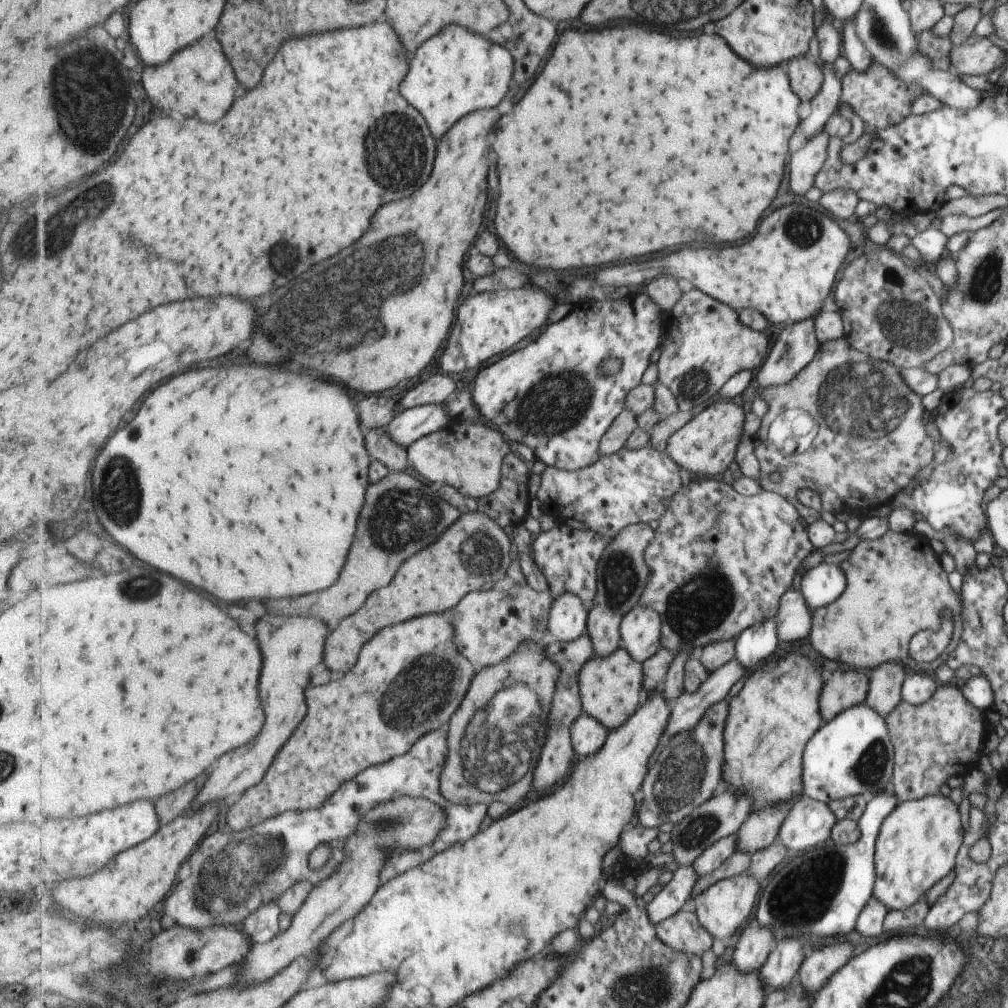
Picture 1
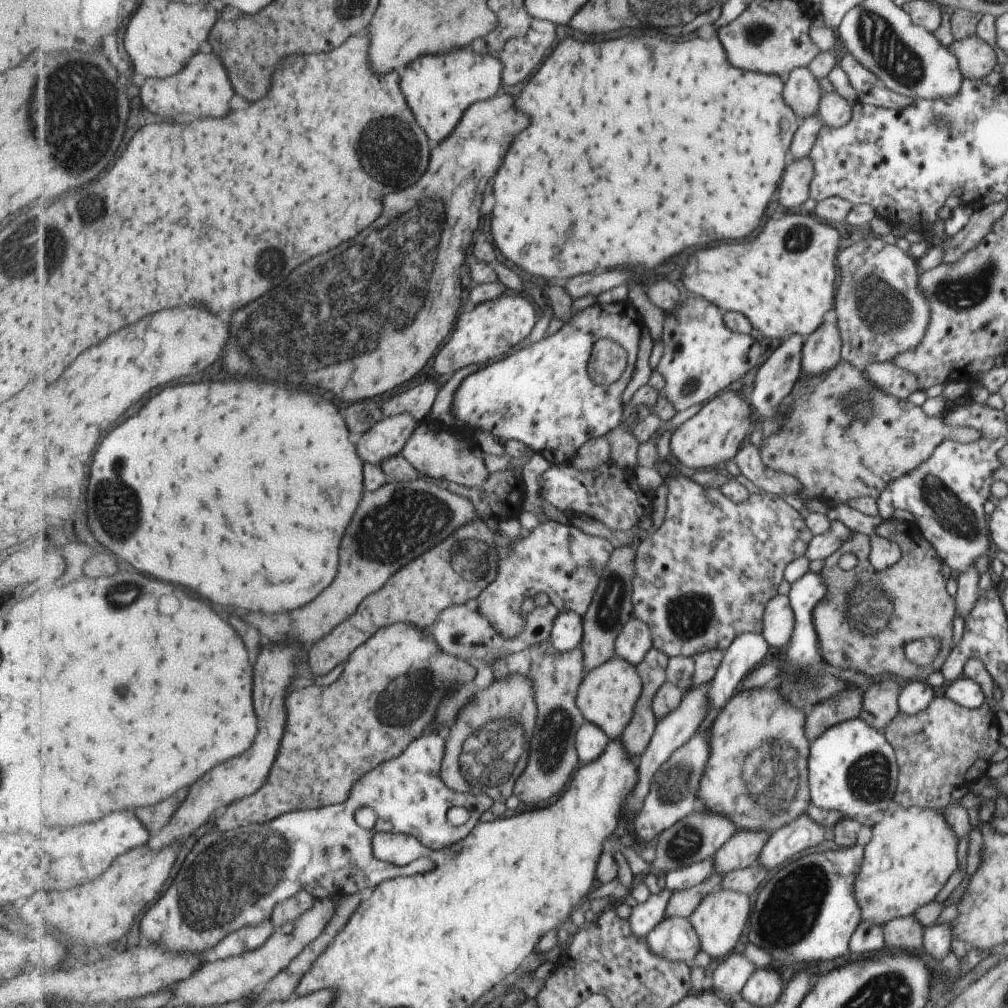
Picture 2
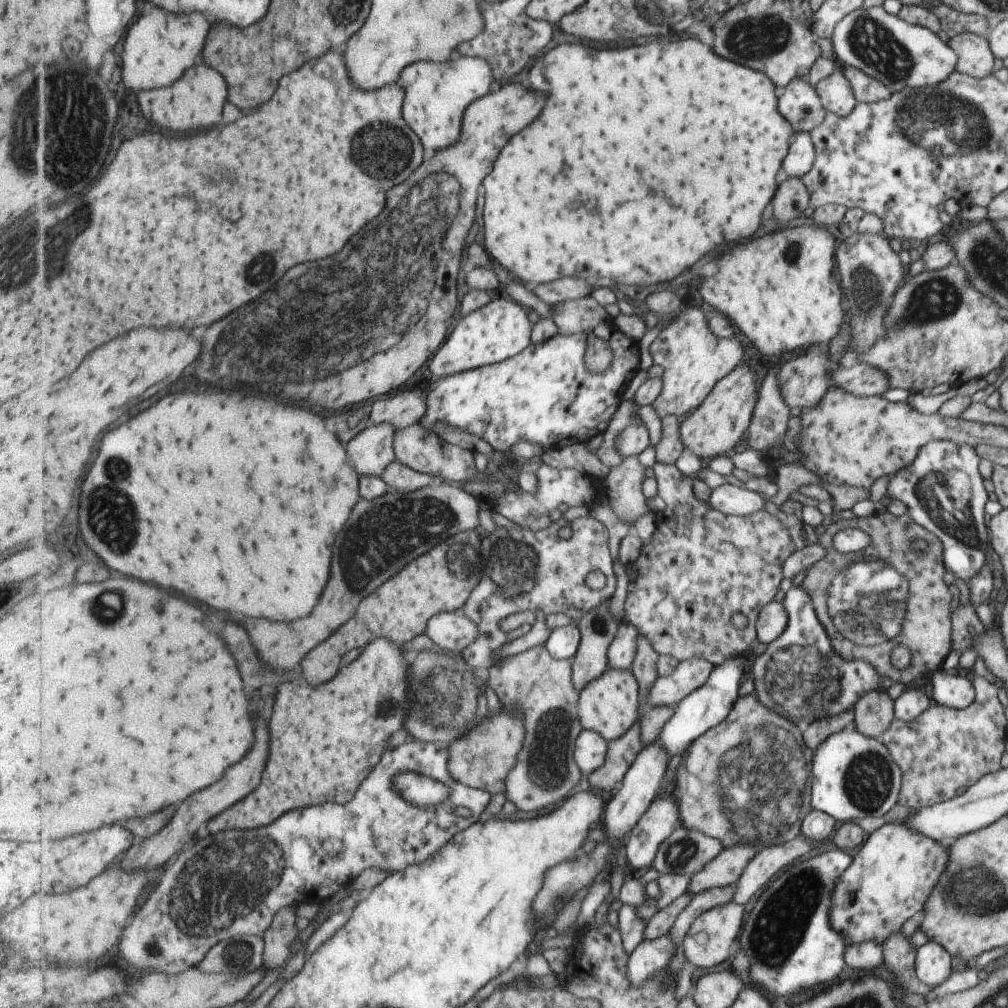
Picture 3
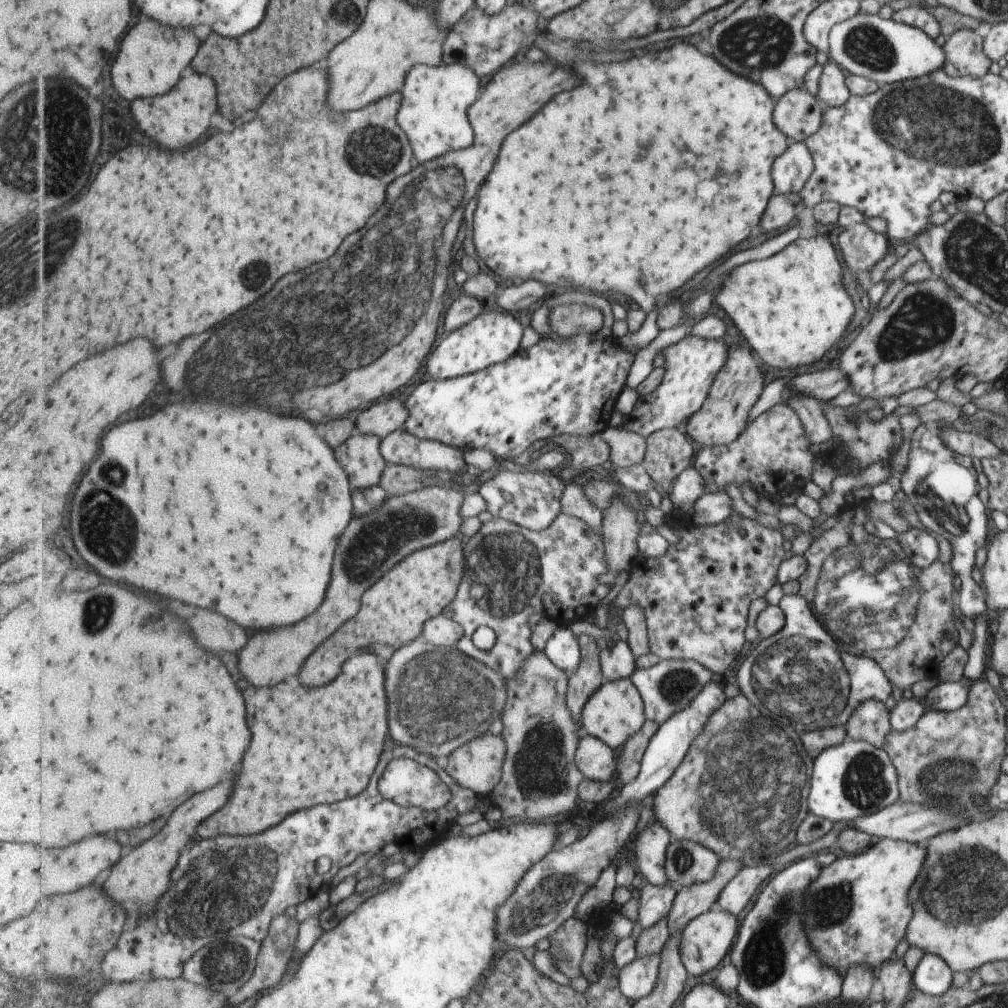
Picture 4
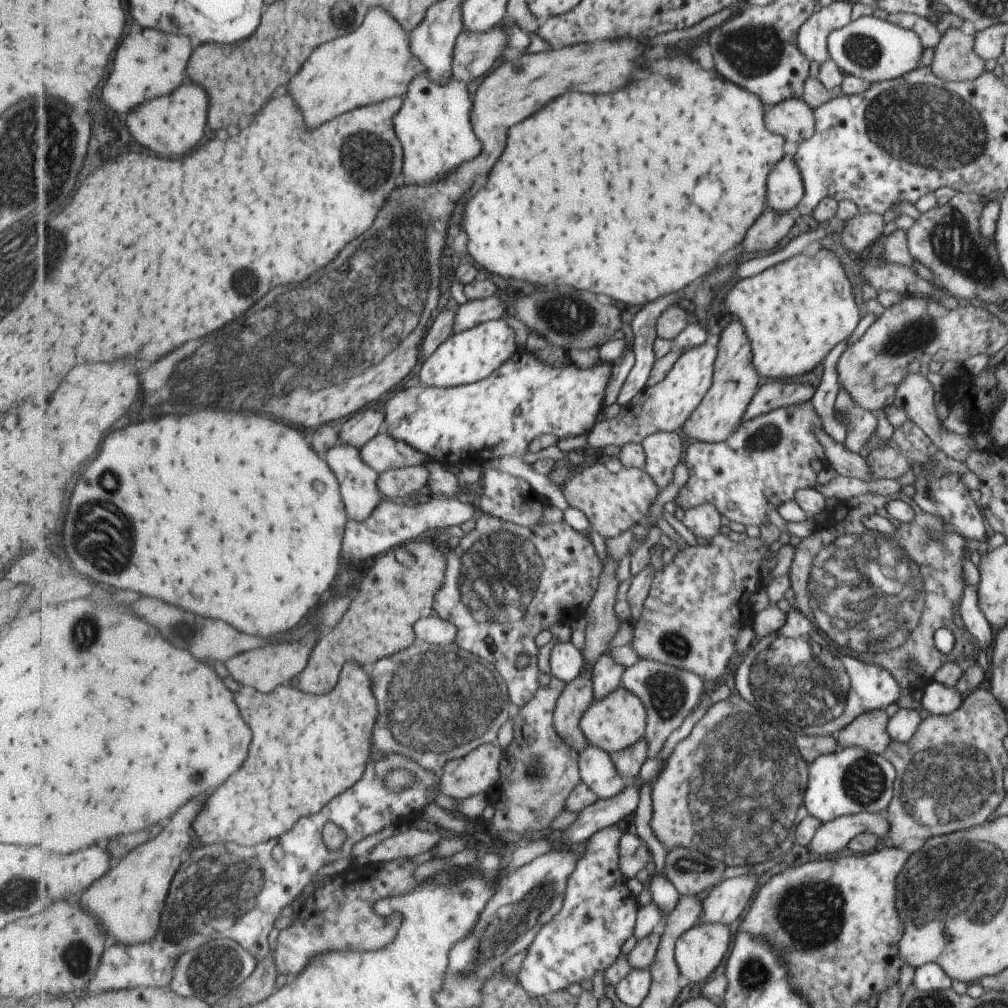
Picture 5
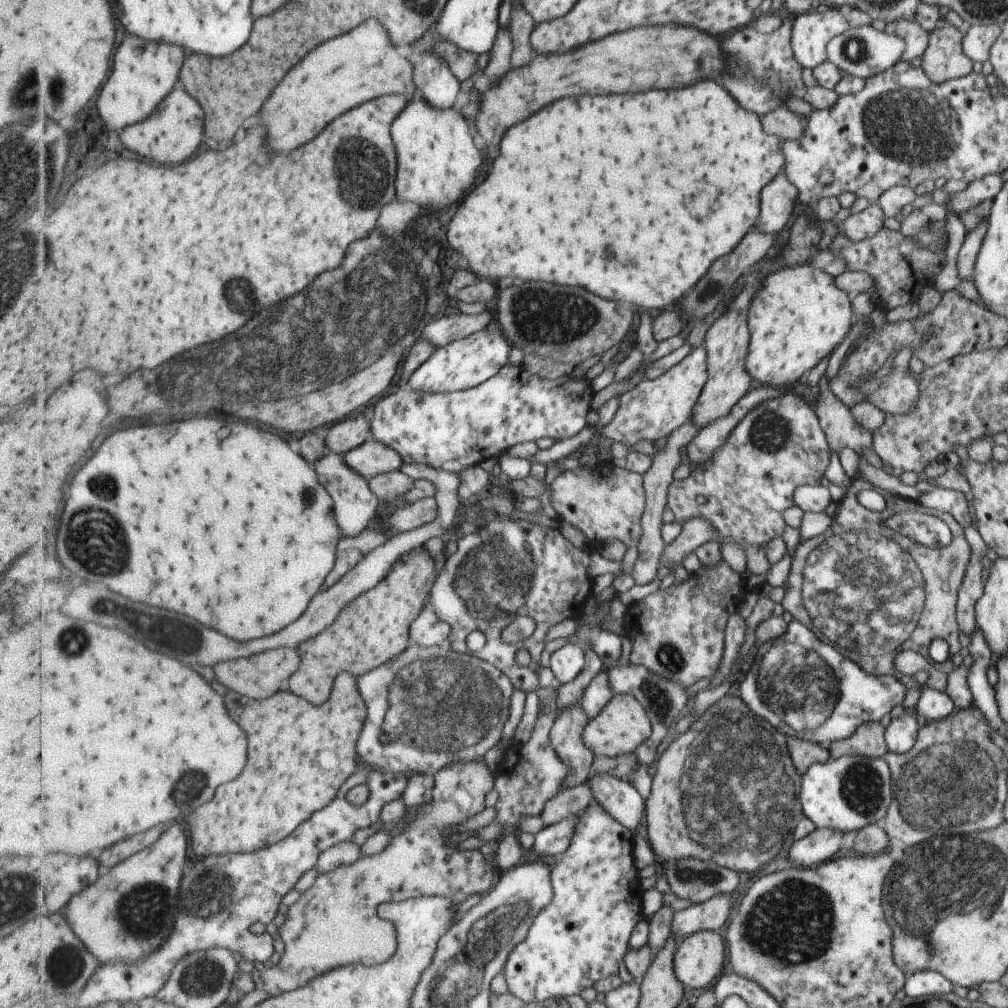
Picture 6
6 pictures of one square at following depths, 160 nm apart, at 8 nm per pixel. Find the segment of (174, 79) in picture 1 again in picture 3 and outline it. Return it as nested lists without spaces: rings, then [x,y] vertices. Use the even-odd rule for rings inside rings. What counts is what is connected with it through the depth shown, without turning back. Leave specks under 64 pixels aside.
[[[201,64],[193,66],[193,70],[189,70],[189,74],[185,74],[185,78],[173,86],[141,92],[139,102],[147,116],[153,116],[159,124],[173,130],[173,134],[195,134],[201,130],[211,130],[223,120],[223,106],[229,92],[226,74],[209,68],[207,64]]]

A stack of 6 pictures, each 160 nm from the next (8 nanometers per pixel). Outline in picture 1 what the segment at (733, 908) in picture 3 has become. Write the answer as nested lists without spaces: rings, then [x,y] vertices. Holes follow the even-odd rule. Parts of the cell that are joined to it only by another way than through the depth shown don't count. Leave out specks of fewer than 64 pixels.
[[[739,873],[726,879],[718,880],[702,890],[691,902],[691,906],[696,909],[701,926],[717,940],[729,938],[737,928],[745,924],[745,920],[751,916],[755,898],[759,892],[759,881]]]

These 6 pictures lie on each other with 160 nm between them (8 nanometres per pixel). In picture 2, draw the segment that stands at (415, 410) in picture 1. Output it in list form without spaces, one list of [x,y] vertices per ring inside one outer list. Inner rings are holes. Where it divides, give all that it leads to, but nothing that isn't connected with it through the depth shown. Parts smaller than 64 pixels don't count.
[[[411,413],[393,415],[378,422],[357,443],[364,462],[381,465],[384,460],[402,453],[420,421]]]

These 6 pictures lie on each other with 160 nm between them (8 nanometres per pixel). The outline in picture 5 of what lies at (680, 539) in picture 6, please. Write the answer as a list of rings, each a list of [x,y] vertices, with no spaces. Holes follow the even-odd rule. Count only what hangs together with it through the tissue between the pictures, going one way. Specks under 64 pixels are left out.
[[[705,503],[687,509],[682,522],[695,536],[709,540],[715,533],[723,531],[719,518],[713,504]]]

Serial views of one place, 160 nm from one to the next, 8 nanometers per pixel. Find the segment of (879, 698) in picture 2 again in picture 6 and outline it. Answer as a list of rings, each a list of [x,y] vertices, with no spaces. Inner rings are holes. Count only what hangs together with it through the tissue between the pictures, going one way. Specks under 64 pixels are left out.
[[[867,722],[861,725],[851,737],[832,742],[827,750],[832,759],[849,755],[869,758],[883,757],[887,752],[884,728],[879,722]]]

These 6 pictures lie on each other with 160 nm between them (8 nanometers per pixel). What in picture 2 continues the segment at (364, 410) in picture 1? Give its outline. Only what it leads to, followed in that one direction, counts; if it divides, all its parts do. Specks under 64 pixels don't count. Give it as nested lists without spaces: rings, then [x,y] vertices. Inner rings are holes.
[[[365,399],[364,401],[354,402],[349,404],[347,408],[349,408],[349,412],[345,414],[347,416],[346,421],[355,444],[378,422],[387,418],[381,403],[377,399]]]

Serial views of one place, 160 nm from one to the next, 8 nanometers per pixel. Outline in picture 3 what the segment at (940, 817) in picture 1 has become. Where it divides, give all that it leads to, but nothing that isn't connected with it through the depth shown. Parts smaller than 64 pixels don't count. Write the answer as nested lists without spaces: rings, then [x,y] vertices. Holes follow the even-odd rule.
[[[900,822],[884,823],[881,827],[866,835],[863,845],[852,857],[852,864],[844,870],[836,889],[832,892],[832,906],[829,916],[832,927],[850,938],[850,945],[861,941],[882,942],[901,928],[907,918],[917,918],[917,912],[923,908],[927,896],[931,894],[937,878],[945,870],[947,850],[935,839],[907,828]]]

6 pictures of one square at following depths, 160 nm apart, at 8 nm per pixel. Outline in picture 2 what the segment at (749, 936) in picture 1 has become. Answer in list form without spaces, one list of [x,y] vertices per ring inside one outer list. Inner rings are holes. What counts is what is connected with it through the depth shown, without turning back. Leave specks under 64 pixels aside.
[[[743,952],[733,953],[715,968],[711,978],[705,980],[705,986],[723,1002],[733,1002],[754,970],[753,962]]]

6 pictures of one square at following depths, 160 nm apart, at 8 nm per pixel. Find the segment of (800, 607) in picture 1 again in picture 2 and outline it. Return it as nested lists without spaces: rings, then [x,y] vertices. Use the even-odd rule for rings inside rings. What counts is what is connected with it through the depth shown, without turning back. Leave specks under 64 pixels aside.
[[[778,595],[767,605],[764,614],[764,630],[761,630],[761,638],[769,647],[784,649],[789,642],[793,630],[793,612],[789,608],[787,596]]]

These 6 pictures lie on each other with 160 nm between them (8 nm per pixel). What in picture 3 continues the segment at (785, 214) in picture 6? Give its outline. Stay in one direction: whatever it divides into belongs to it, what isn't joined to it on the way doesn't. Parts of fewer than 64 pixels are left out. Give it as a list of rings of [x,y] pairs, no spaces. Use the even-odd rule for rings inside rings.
[[[797,131],[789,144],[789,154],[783,157],[781,170],[785,177],[803,176],[814,161],[814,148],[807,131]]]

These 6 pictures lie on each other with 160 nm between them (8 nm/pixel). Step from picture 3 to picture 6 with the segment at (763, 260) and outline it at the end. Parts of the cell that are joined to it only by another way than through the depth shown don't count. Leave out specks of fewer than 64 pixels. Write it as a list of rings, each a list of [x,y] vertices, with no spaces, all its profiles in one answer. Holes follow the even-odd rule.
[[[810,264],[781,268],[773,274],[765,276],[761,282],[761,290],[757,293],[757,302],[753,300],[747,314],[748,334],[753,334],[753,342],[749,340],[747,357],[744,359],[744,368],[749,378],[761,386],[785,386],[794,384],[795,380],[815,367],[815,364],[827,356],[849,332],[851,328],[851,304],[847,300],[847,293],[839,290],[835,278],[811,268]]]

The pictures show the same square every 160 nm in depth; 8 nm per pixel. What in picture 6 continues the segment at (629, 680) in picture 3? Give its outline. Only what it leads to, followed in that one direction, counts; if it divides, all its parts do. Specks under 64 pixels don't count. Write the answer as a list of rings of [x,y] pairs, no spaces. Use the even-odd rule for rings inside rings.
[[[617,694],[599,717],[593,718],[584,731],[585,745],[595,756],[621,757],[633,754],[652,737],[652,718],[637,698],[629,694]]]

